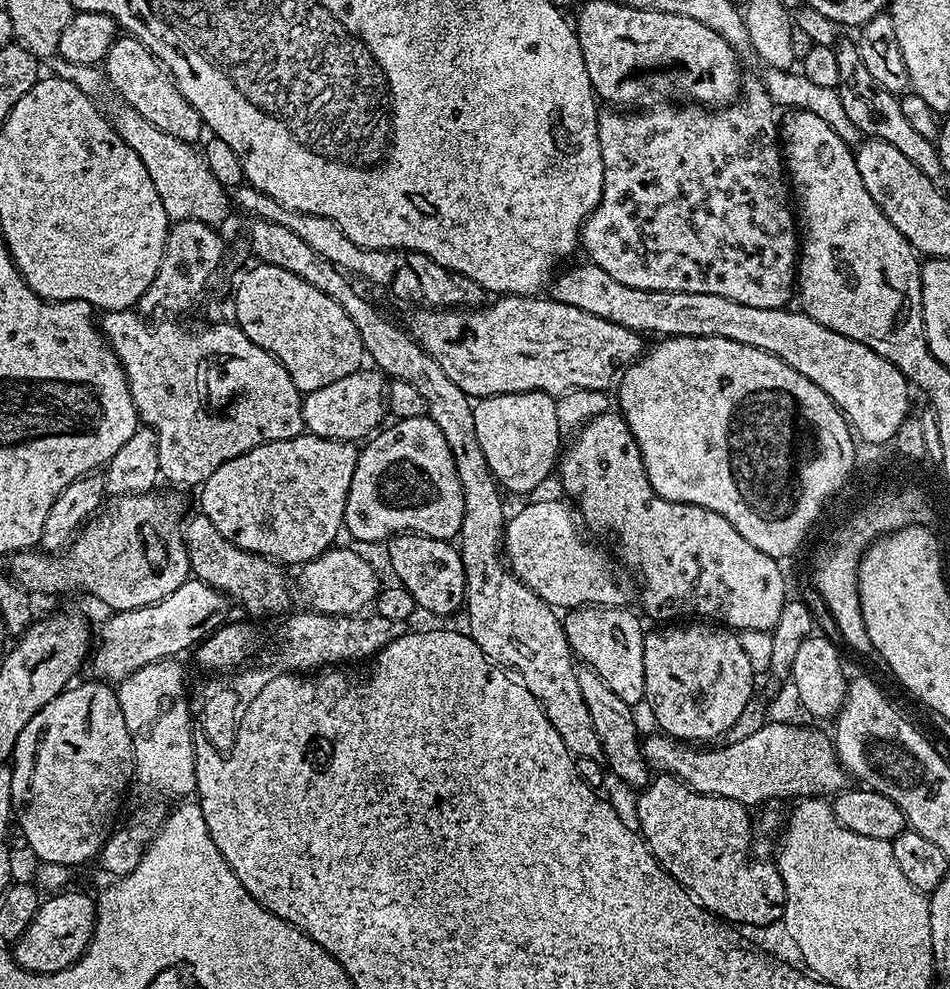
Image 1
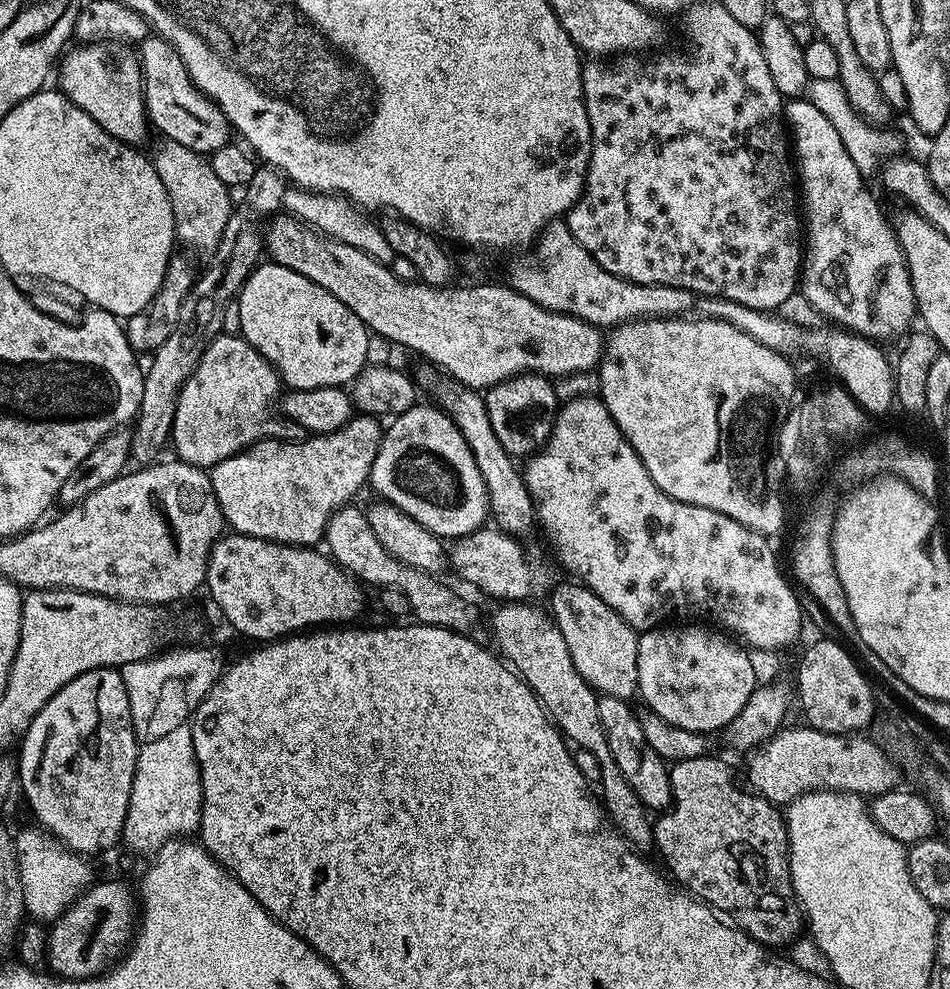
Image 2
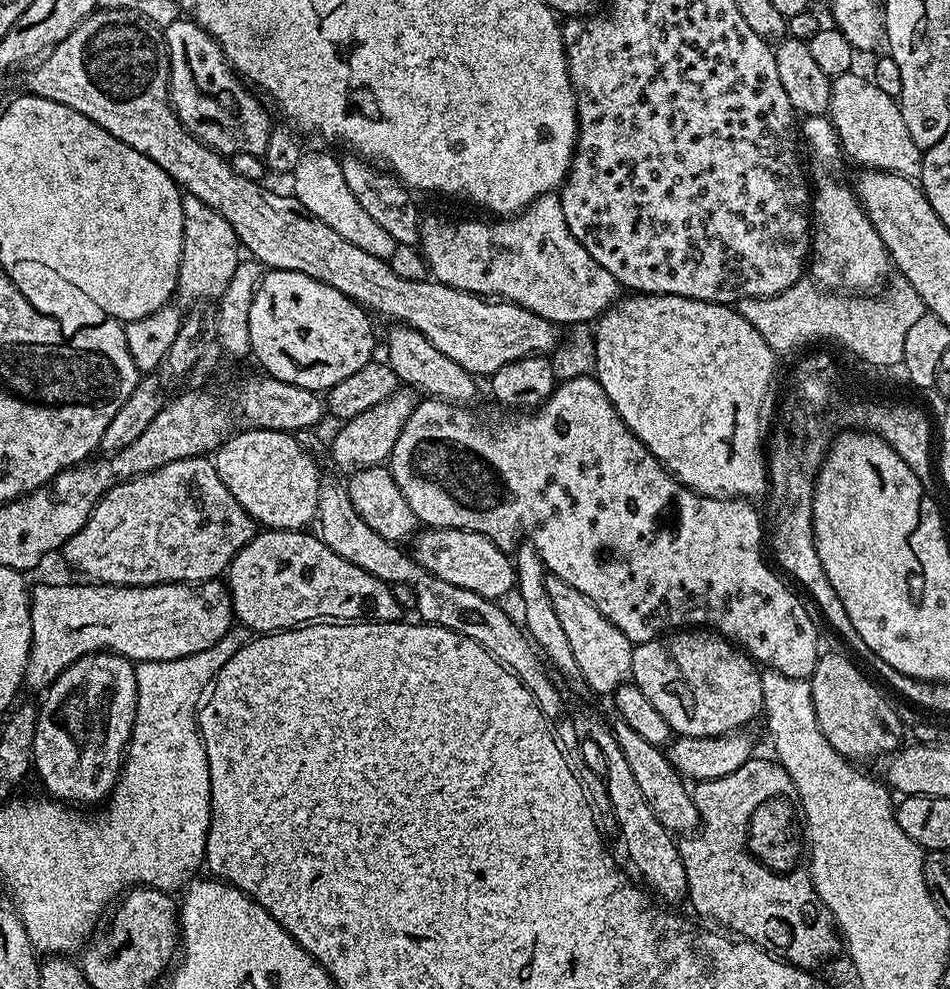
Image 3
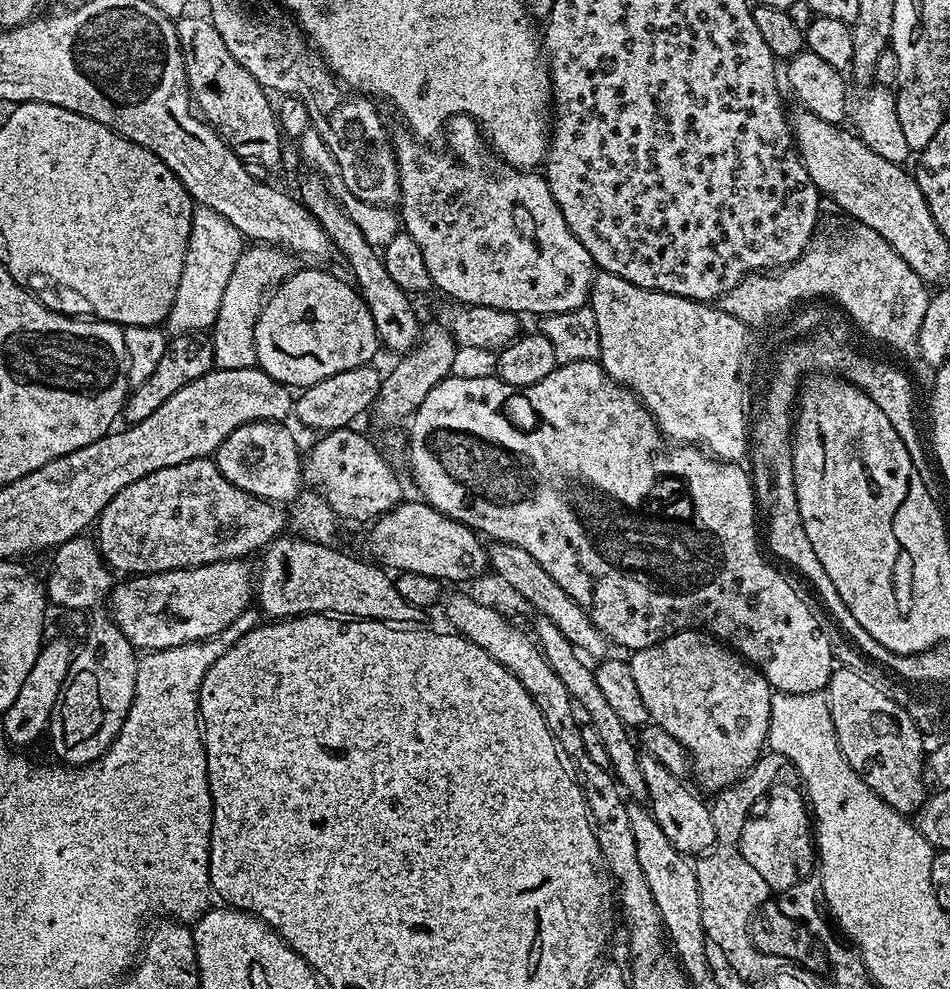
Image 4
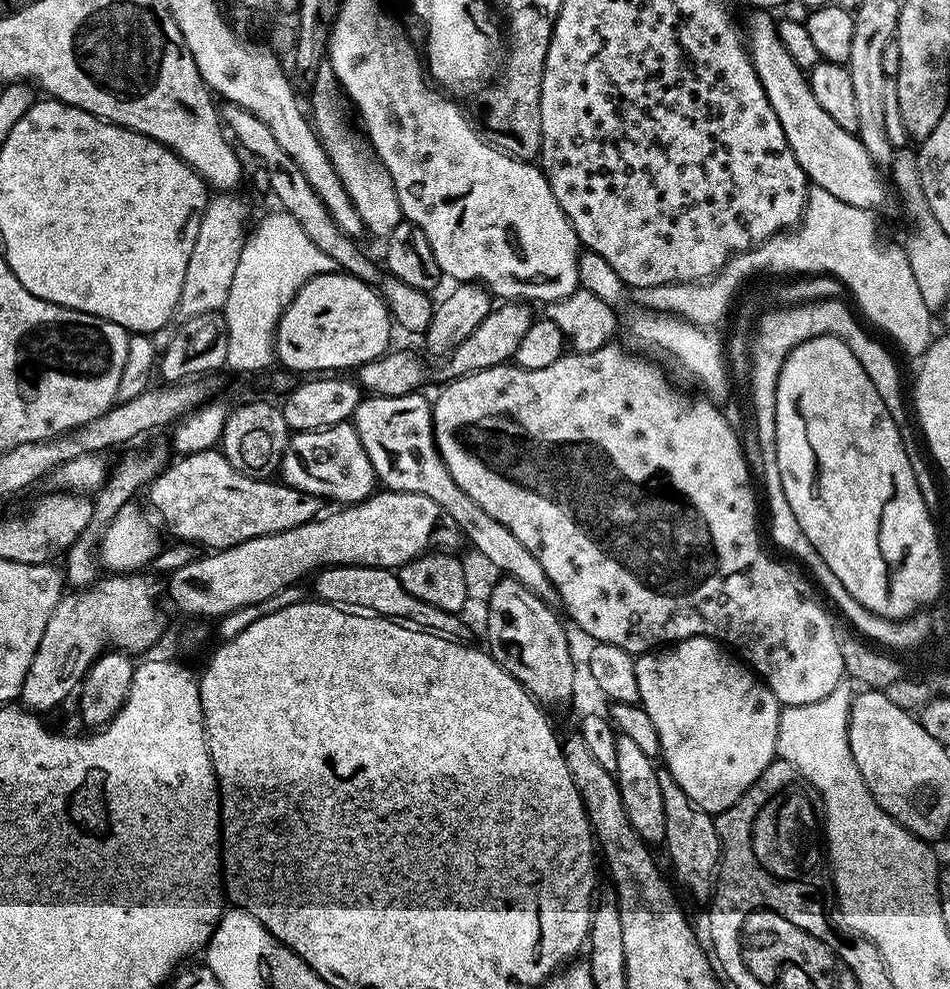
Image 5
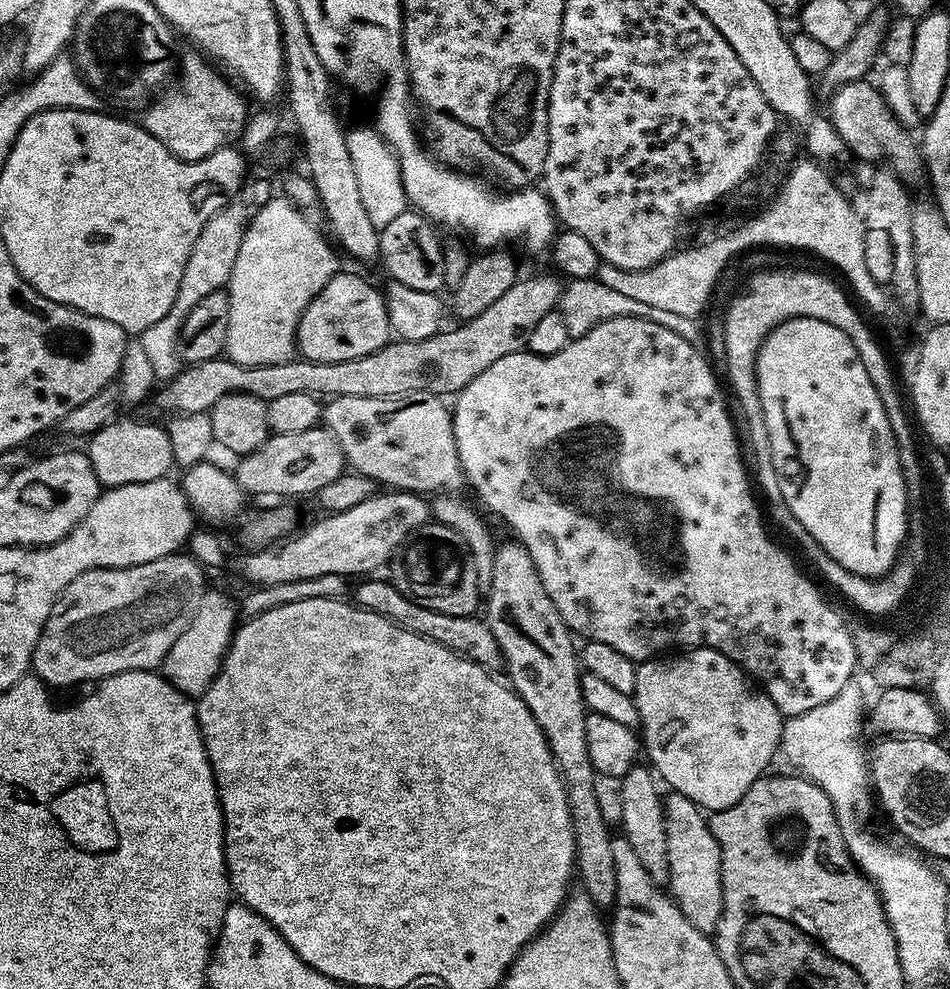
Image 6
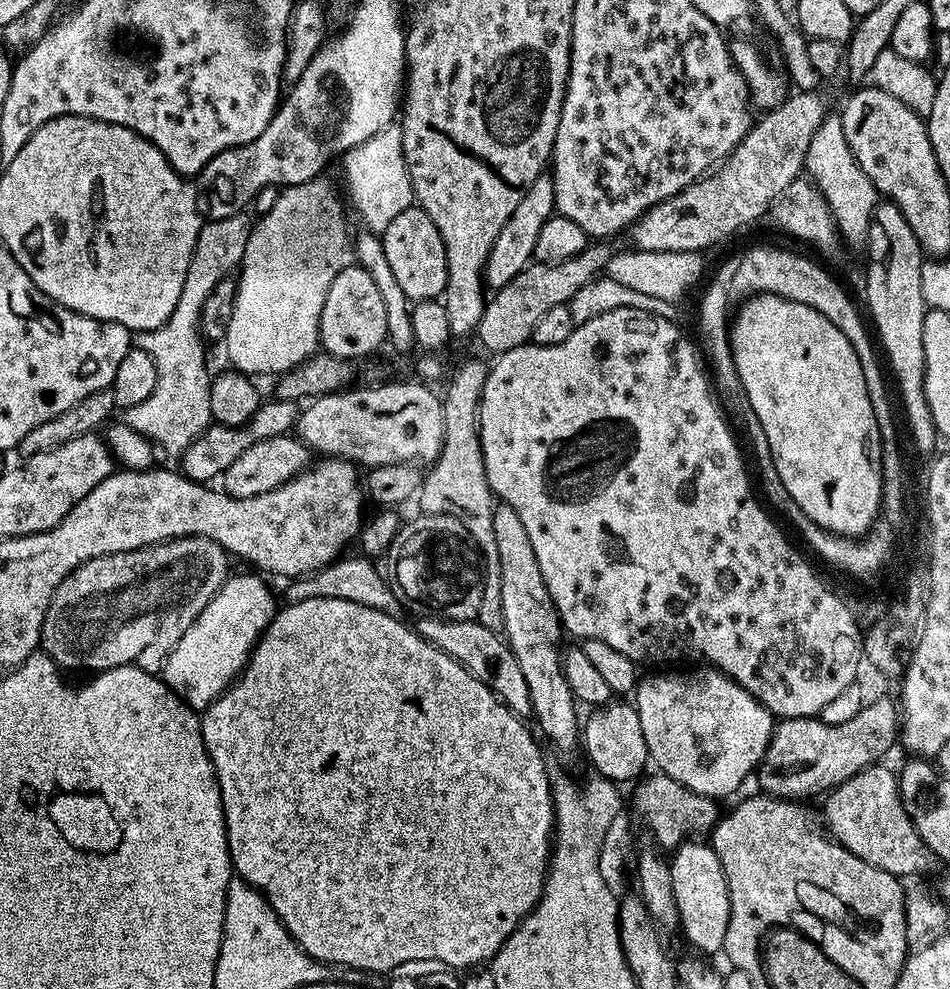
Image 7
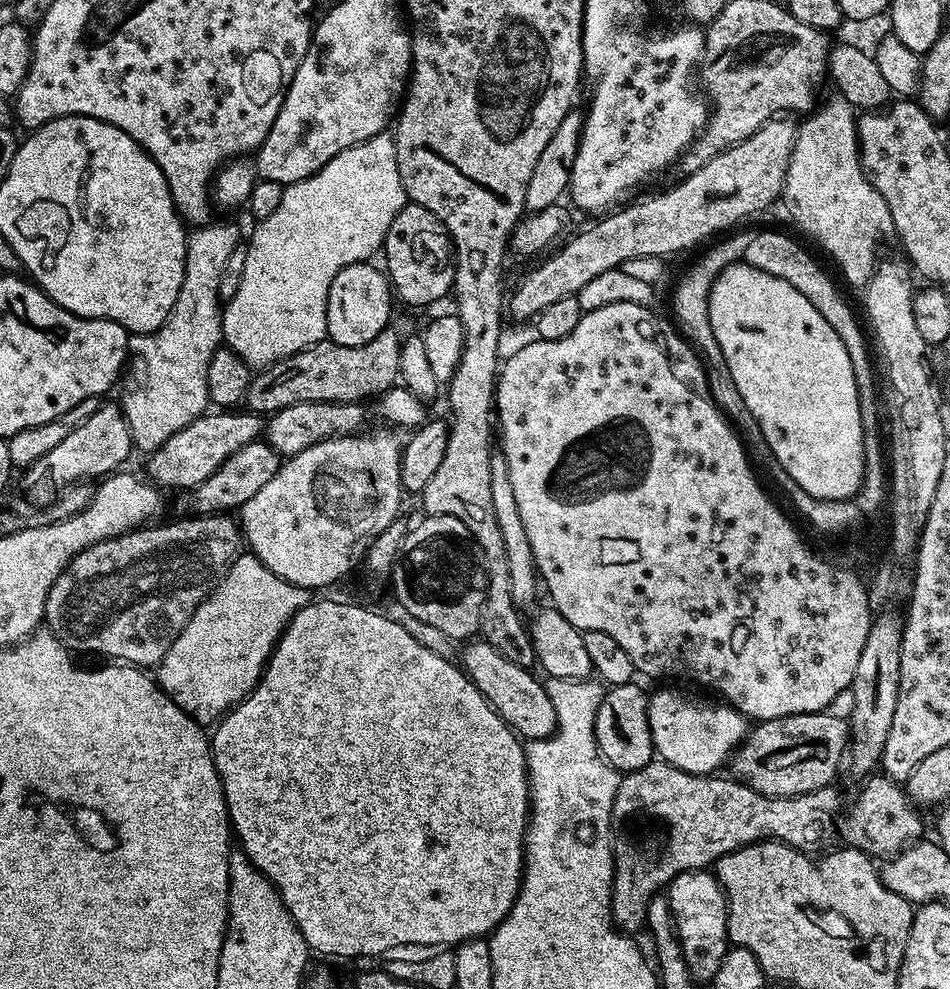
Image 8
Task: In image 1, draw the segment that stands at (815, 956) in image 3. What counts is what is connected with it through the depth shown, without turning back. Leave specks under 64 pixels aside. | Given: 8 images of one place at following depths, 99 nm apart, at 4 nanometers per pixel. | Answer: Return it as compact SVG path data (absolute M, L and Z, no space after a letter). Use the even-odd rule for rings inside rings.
M663 774L639 789L637 796L640 835L656 861L695 897L700 907L736 926L772 924L781 919L784 883L780 869L775 863L763 864L748 857L754 820L748 817L745 805L696 792L676 777Z

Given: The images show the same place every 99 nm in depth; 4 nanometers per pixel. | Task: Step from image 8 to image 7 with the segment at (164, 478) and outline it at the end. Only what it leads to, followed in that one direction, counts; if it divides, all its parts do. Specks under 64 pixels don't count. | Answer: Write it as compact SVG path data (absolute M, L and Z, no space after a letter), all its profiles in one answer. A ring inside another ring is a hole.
M269 398L261 403L258 410L254 410L248 423L239 424L237 428L215 422L209 424L208 429L202 435L194 438L194 442L190 442L190 446L183 454L182 471L184 475L197 482L212 482L215 476L216 479L223 477L226 466L230 466L230 462L234 462L234 458L238 458L238 454L242 454L242 450L250 450L250 446L254 446L254 442L289 435L295 429L297 415L297 401Z

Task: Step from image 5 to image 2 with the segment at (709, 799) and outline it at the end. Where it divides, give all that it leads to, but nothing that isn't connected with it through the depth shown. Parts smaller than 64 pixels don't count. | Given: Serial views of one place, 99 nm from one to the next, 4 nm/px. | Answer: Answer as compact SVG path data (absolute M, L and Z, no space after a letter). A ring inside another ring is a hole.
M684 622L679 626L661 626L641 631L638 636L638 696L649 704L655 715L683 730L719 733L728 727L758 687L748 652L723 631Z

